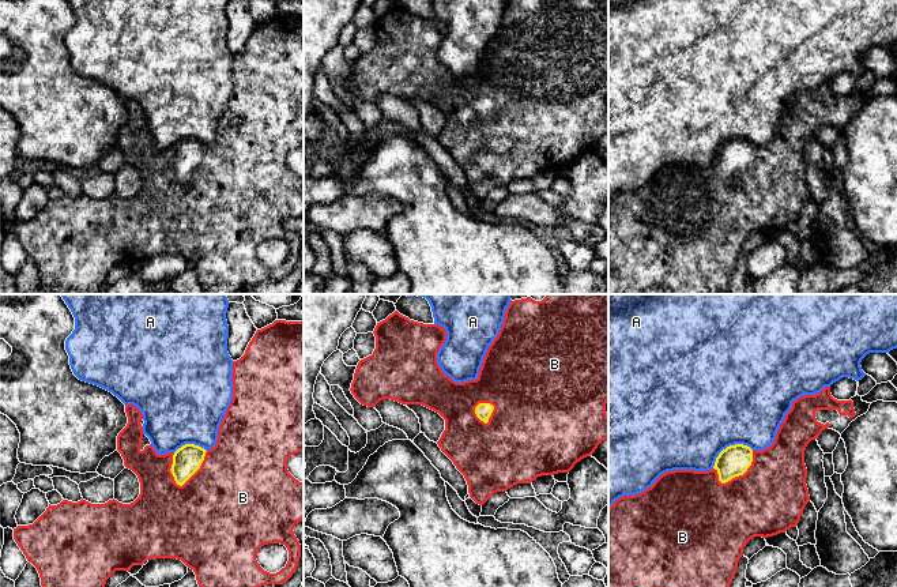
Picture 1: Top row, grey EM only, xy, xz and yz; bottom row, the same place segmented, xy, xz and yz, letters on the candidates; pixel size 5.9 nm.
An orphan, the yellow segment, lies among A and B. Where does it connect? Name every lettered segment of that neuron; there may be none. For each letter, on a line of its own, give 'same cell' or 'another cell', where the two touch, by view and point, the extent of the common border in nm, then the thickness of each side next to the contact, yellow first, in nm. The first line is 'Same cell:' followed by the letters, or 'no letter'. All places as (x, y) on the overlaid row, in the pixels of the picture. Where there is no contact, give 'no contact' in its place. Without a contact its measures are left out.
Same cell: B
A: another cell | yz (730, 446) | 260 nm | 180/500 nm
B: same cell | xy (196, 470) | 280 nm | 170/500 nm

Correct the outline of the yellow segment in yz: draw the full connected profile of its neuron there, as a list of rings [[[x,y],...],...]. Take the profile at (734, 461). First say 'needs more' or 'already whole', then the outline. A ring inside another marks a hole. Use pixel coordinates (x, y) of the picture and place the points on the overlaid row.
needs more; [[[825,387],[815,395],[792,402],[770,447],[755,451],[743,444],[730,445],[719,454],[712,470],[667,471],[644,492],[615,500],[608,508],[608,587],[730,587],[743,548],[751,538],[773,537],[798,526],[810,501],[804,464],[807,444],[825,429],[841,434],[852,421],[868,411],[870,404],[859,395],[837,400],[830,387]]]

